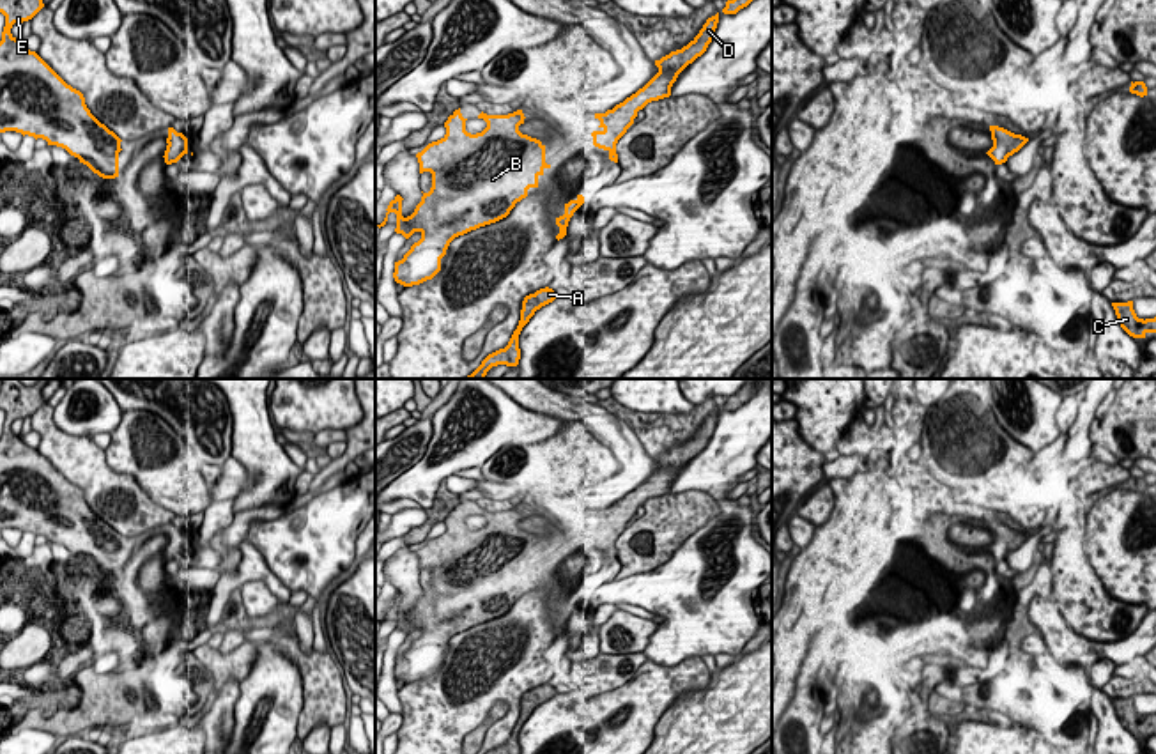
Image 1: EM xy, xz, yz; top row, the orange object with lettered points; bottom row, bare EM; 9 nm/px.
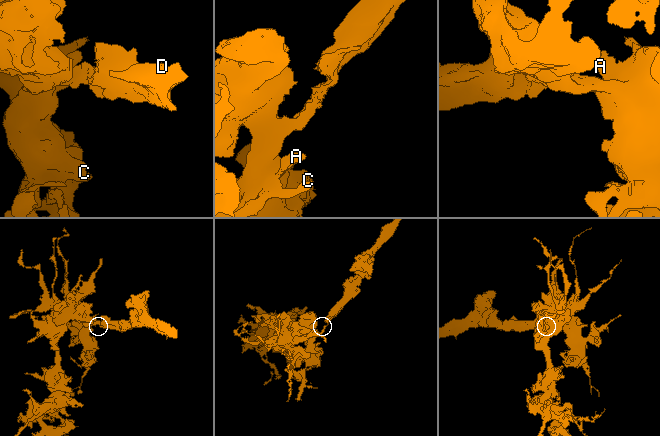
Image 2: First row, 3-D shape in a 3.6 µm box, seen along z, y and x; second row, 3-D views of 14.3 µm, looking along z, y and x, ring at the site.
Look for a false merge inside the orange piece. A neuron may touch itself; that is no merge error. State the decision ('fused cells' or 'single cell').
single cell

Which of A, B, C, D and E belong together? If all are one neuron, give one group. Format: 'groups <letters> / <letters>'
groups A B C D E

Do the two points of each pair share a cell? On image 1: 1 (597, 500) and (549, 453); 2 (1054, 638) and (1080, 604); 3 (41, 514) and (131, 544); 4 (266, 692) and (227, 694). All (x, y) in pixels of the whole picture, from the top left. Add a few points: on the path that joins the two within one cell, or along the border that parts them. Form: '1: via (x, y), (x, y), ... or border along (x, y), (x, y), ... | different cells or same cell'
1: border along (618, 469), (592, 487) | different cells
2: border along (1057, 609), (1073, 630), (1103, 641) | different cells
3: via (64, 517), (98, 544), (108, 544) | same cell
4: border along (239, 684), (231, 735) | different cells

